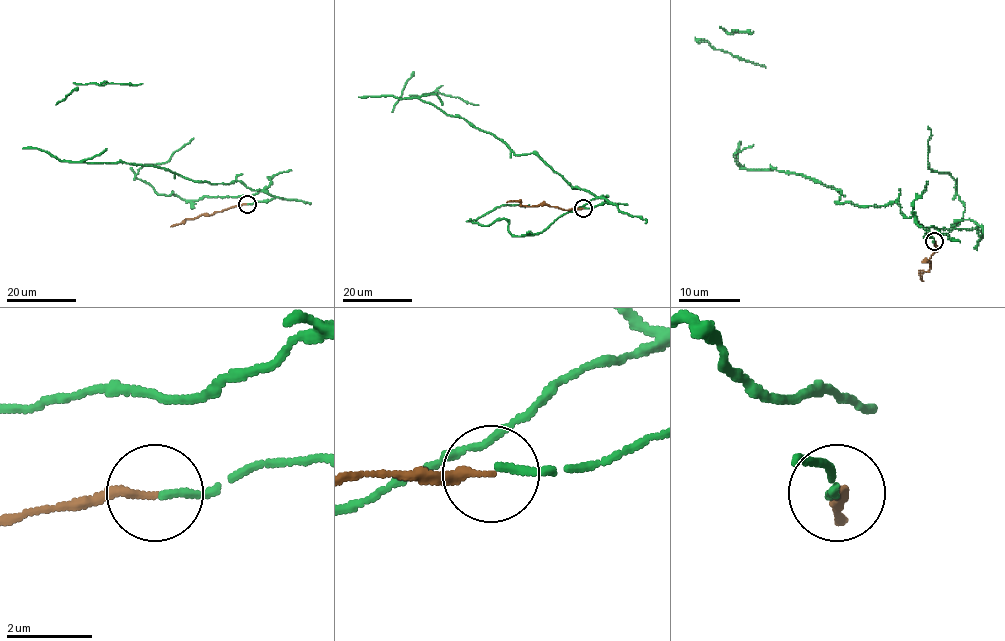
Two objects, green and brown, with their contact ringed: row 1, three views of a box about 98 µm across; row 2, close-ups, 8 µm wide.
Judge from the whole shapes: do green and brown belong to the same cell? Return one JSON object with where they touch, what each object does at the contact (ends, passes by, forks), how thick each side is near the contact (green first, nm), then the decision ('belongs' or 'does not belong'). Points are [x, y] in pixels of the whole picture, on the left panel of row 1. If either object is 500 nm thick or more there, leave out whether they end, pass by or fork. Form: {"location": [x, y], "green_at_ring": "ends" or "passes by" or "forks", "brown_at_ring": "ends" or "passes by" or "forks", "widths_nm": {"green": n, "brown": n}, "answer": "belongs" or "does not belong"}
{"location": [247, 204], "green_at_ring": "ends", "brown_at_ring": "ends", "widths_nm": {"green": 180, "brown": 180}, "answer": "does not belong"}

